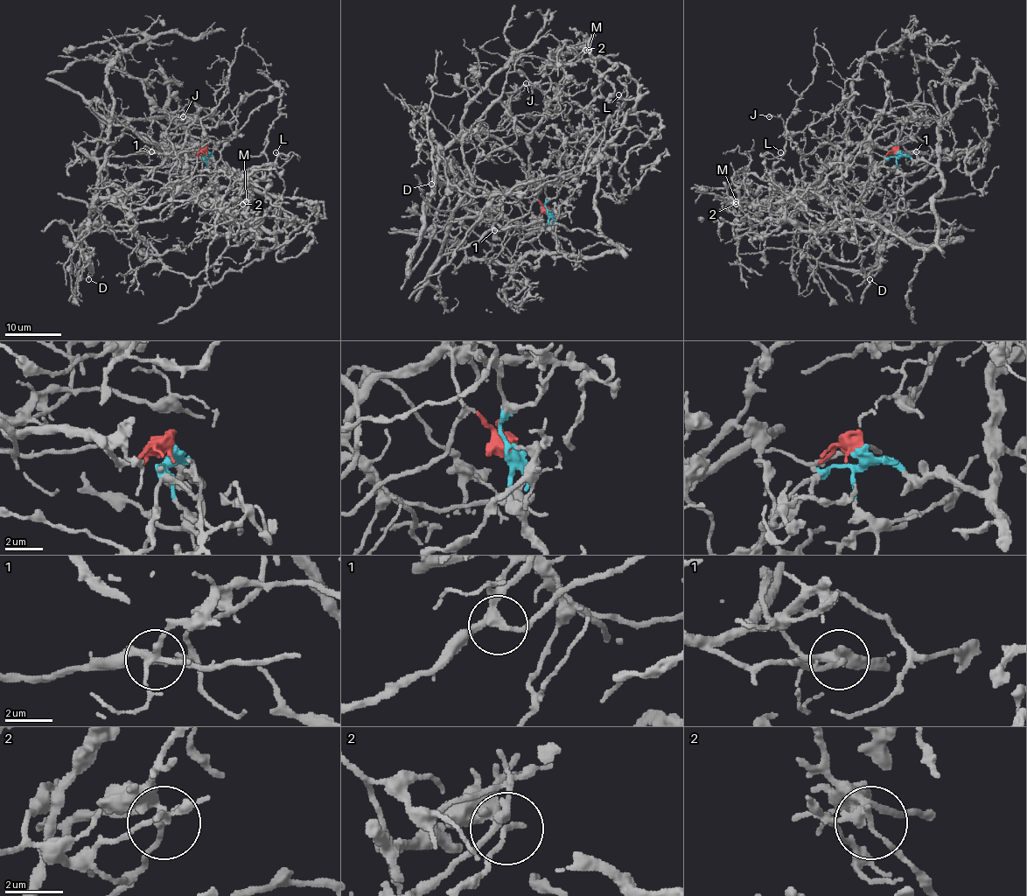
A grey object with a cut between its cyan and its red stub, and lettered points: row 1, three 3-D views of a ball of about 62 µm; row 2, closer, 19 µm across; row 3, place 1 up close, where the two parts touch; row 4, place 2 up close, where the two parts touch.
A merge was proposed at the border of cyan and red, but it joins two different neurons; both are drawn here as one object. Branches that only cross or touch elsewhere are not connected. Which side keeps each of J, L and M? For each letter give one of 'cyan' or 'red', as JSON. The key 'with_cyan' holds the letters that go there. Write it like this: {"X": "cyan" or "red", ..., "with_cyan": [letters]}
{"J": "red", "L": "cyan", "M": "cyan", "with_cyan": ["L", "M"]}

